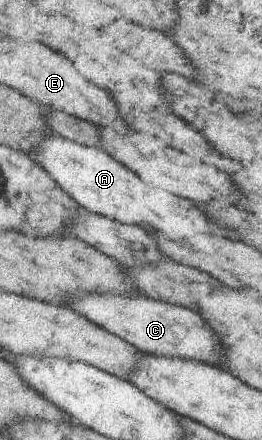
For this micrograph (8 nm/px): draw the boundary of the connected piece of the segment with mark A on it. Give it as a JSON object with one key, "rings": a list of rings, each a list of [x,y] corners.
{"rings":[[[53,134],[40,144],[37,156],[33,158],[85,210],[108,216],[111,220],[118,220],[123,224],[139,225],[144,229],[147,226],[147,206],[139,202],[133,204],[129,190],[157,190],[158,187],[143,182],[135,172],[131,172],[127,166],[117,162],[104,150],[89,148],[62,135]]]}

